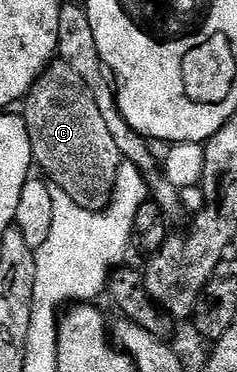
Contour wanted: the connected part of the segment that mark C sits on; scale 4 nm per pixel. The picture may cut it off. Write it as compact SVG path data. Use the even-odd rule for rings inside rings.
M53 62L32 83L22 107L28 147L35 167L37 164L54 187L67 194L79 208L99 212L107 207L116 188L122 157L82 78L78 78L70 66Z

